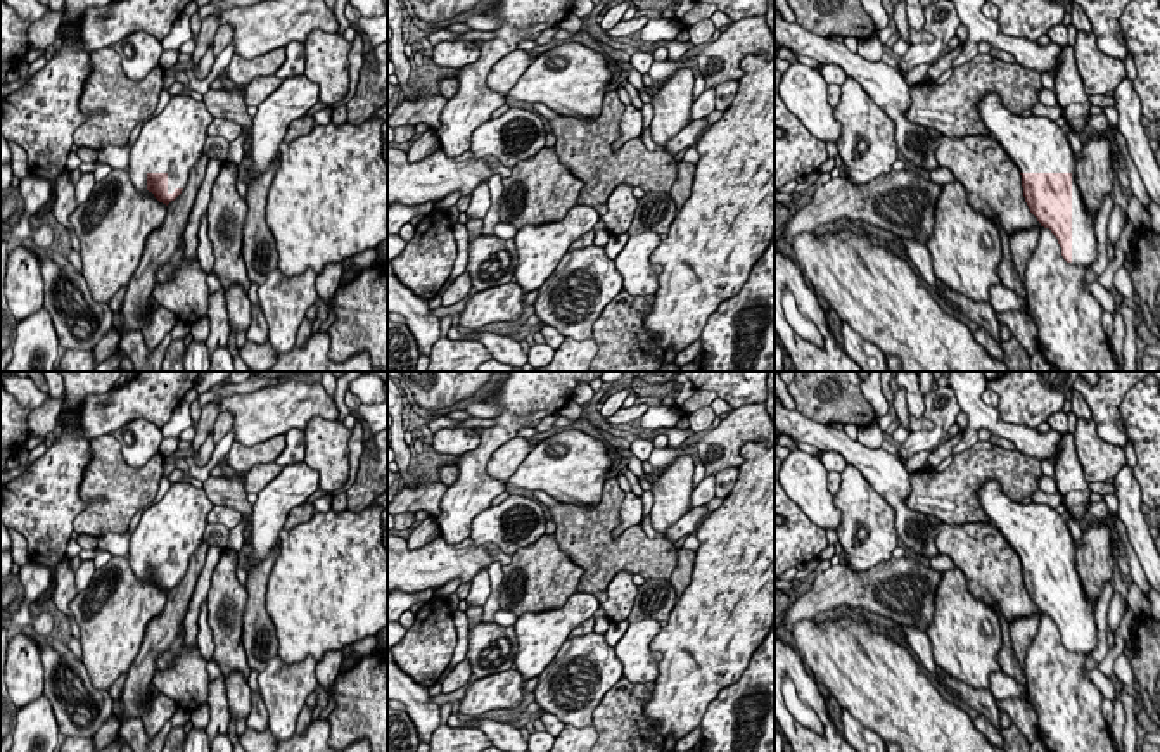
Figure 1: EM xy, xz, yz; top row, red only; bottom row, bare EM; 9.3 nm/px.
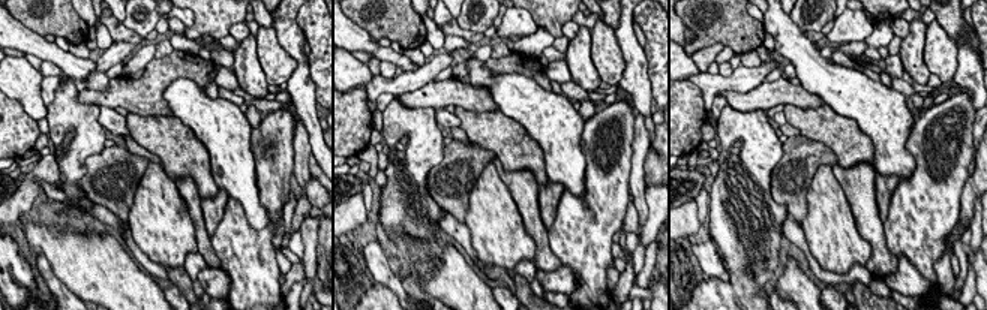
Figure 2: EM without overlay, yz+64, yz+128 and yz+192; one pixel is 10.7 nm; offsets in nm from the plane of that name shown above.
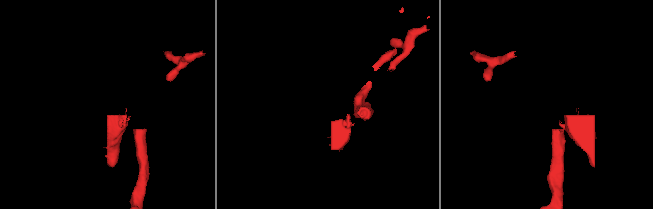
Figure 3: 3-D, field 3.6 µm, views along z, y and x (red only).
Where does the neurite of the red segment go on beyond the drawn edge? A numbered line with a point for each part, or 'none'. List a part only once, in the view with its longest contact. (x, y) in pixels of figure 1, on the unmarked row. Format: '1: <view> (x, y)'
1: yz (1034, 531)

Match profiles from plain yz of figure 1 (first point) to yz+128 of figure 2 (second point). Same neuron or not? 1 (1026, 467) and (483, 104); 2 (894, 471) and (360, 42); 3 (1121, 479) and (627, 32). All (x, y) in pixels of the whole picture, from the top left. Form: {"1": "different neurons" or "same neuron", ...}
{"1": "same neuron", "2": "same neuron", "3": "same neuron"}

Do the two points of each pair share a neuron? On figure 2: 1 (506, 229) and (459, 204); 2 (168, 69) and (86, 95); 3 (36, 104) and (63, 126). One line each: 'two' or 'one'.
1: two
2: one
3: two

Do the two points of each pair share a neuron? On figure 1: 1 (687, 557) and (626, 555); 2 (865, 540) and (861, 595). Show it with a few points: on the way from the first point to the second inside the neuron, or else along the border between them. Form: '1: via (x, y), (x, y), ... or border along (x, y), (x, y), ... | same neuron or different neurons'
1: border along (678, 550), (678, 566), (669, 579) | different neurons
2: border along (891, 557), (863, 571), (853, 571), (844, 562) | different neurons

